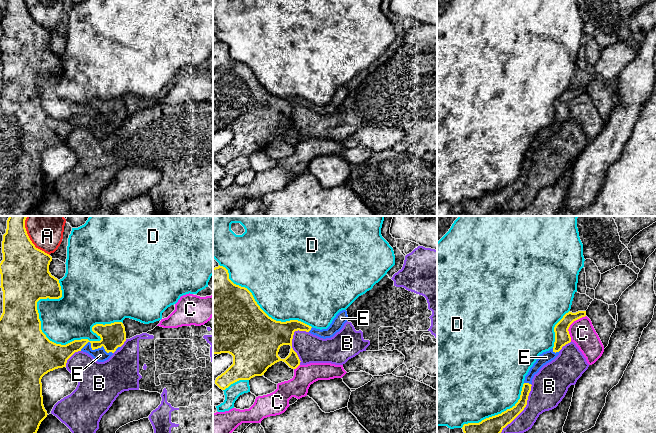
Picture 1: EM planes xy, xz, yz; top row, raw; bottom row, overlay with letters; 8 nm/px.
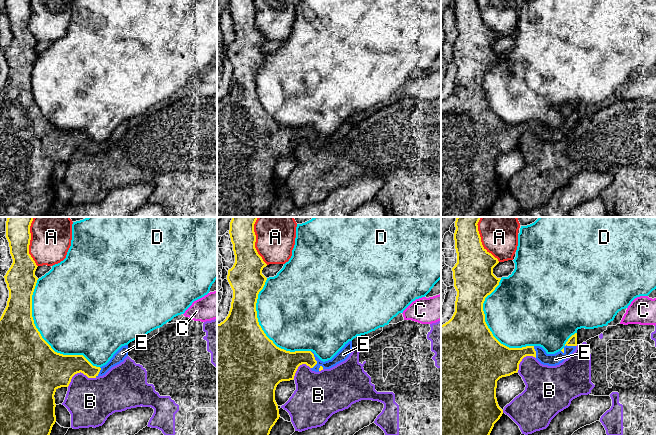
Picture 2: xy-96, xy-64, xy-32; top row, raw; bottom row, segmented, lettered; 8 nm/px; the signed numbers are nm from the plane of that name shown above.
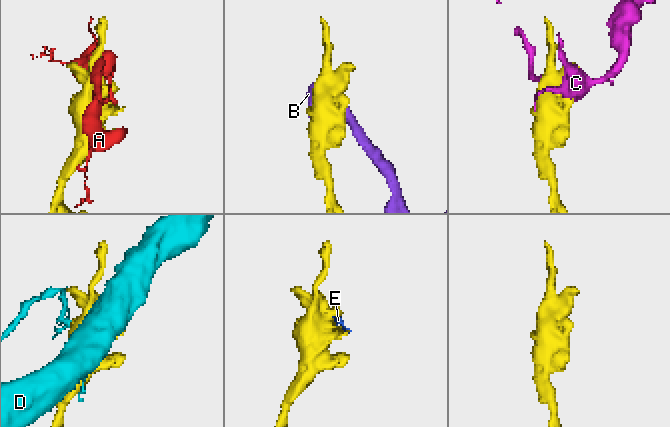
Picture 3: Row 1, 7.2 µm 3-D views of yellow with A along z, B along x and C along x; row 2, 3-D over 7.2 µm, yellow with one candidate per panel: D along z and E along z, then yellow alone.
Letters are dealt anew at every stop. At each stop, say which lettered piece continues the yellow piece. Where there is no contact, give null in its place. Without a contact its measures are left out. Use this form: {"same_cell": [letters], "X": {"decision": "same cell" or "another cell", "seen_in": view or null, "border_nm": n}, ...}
{"same_cell": ["E"], "A": {"decision": "another cell", "seen_in": "xy", "border_nm": 380}, "B": {"decision": "another cell", "seen_in": "yz", "border_nm": 460}, "C": {"decision": "another cell", "seen_in": "yz", "border_nm": 240}, "D": {"decision": "another cell", "seen_in": "xy", "border_nm": 700}, "E": {"decision": "same cell", "seen_in": "xy", "border_nm": 260}}

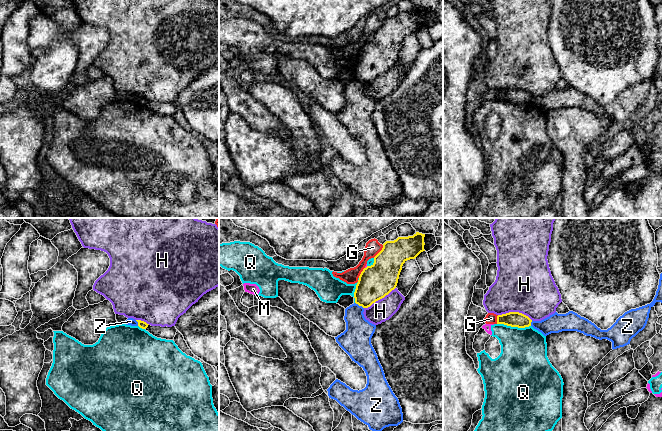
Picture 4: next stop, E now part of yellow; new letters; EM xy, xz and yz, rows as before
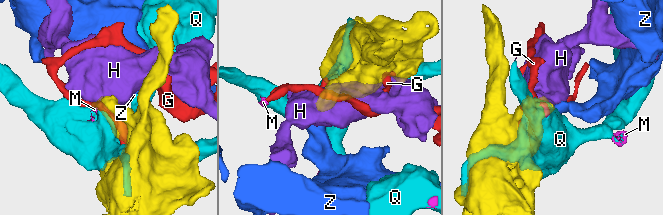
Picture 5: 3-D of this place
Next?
{"same_cell": [], "G": {"decision": "another cell", "seen_in": "xz", "border_nm": 130}, "H": {"decision": "another cell", "seen_in": "yz", "border_nm": 280}, "M": {"decision": "another cell", "seen_in": "xz", "border_nm": 30}, "Q": {"decision": "another cell", "seen_in": "yz", "border_nm": 280}, "Z": {"decision": "another cell", "seen_in": "xz", "border_nm": 90}}

